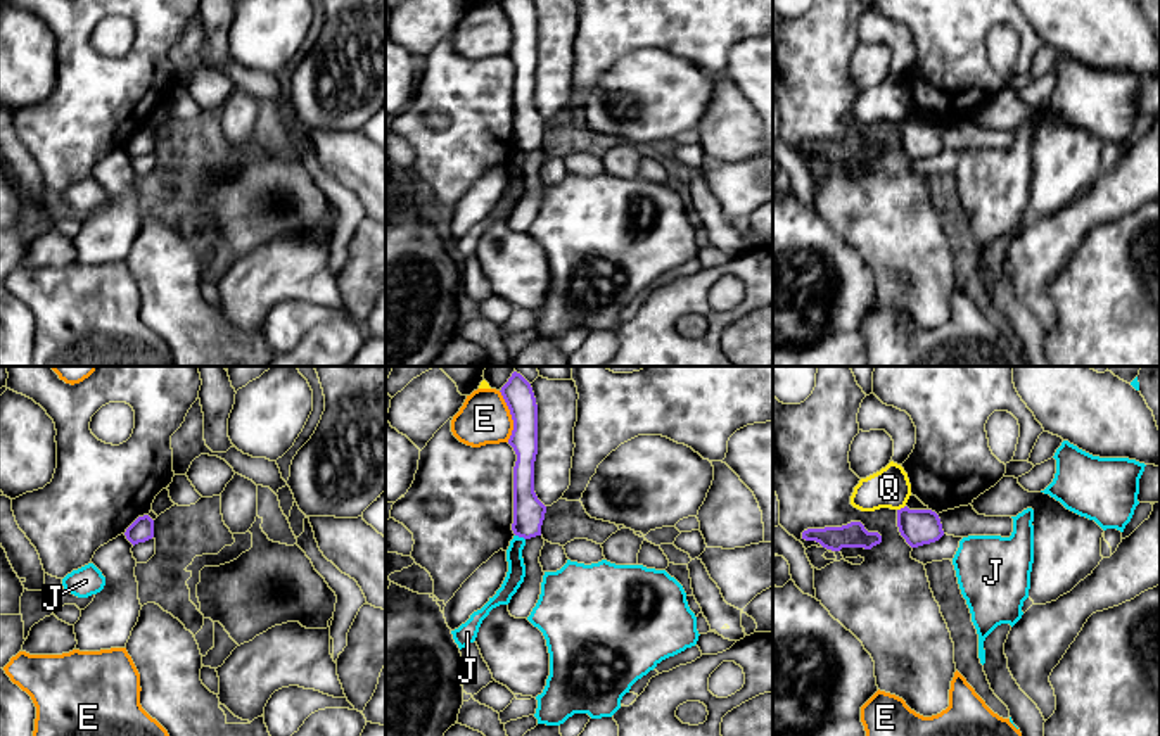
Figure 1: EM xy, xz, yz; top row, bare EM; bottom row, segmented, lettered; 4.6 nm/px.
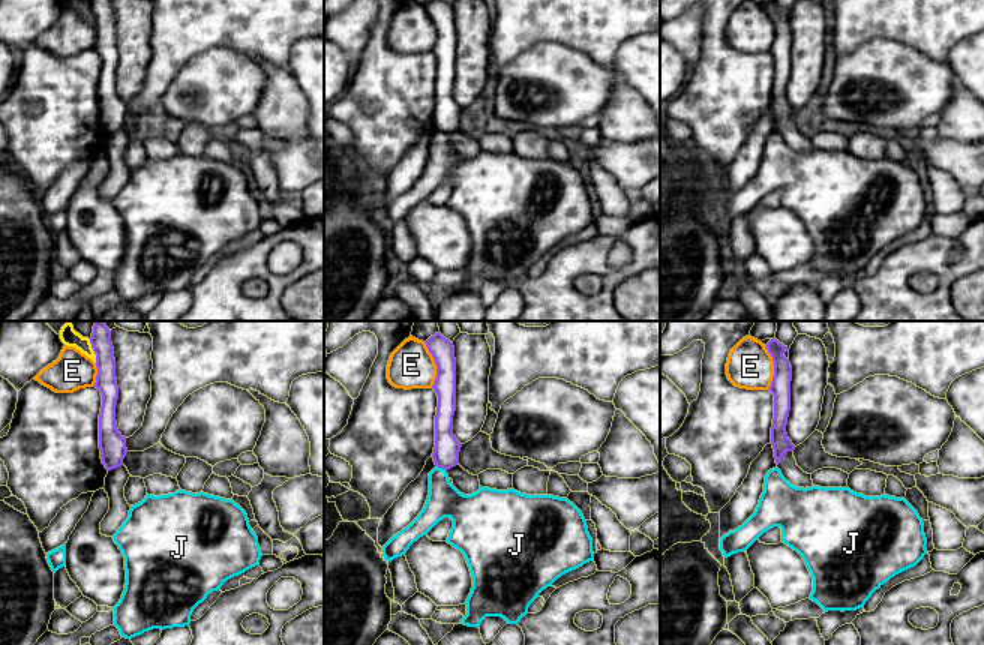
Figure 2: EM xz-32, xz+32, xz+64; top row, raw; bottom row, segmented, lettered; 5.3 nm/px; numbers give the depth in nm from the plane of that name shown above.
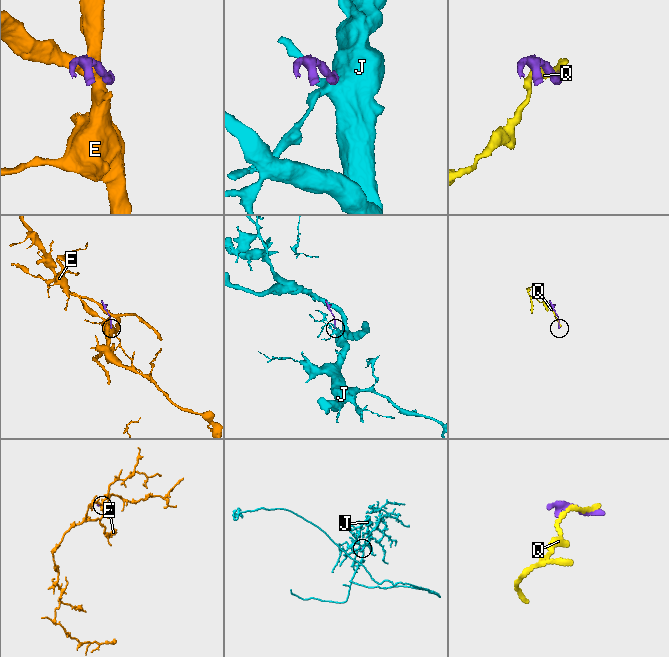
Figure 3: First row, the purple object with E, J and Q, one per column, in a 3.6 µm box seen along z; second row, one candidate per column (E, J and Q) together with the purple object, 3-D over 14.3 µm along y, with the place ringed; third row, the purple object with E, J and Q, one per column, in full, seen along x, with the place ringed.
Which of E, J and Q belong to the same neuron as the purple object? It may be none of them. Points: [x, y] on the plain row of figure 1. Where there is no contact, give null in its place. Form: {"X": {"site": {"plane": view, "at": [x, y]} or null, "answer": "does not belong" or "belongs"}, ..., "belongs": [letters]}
{"E": {"site": {"plane": "xz", "at": [512, 30]}, "answer": "does not belong"}, "J": {"site": {"plane": "xz", "at": [521, 149]}, "answer": "does not belong"}, "Q": {"site": {"plane": "yz", "at": [901, 121]}, "answer": "does not belong"}, "belongs": []}

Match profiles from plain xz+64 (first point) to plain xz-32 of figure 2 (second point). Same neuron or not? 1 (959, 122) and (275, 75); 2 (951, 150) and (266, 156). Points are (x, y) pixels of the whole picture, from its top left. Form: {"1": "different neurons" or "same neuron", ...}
{"1": "same neuron", "2": "different neurons"}

